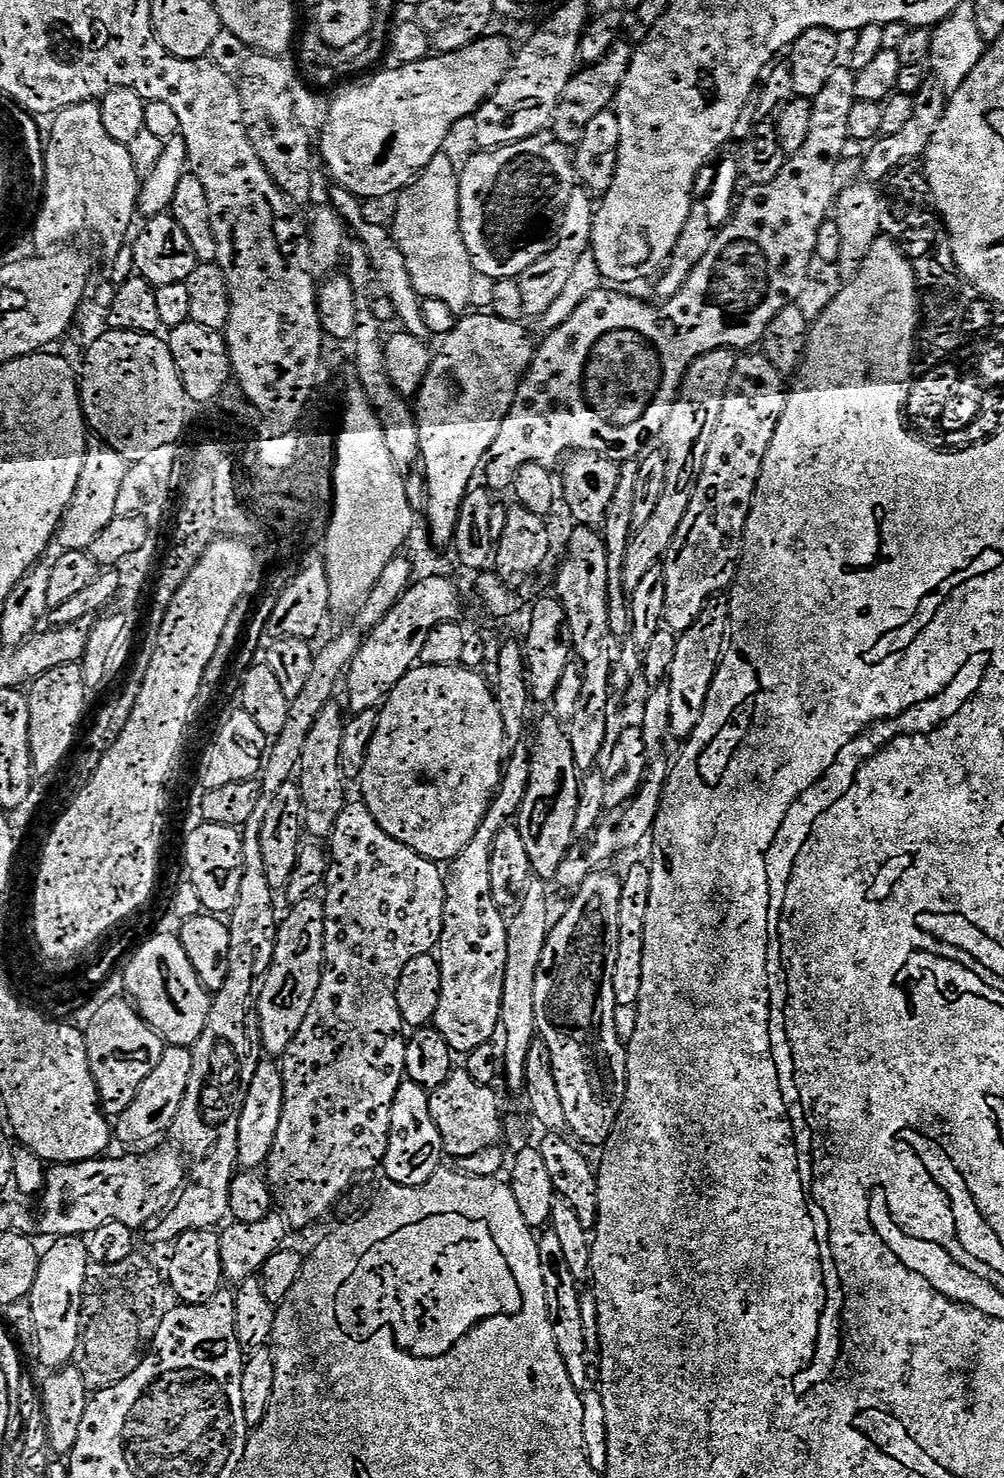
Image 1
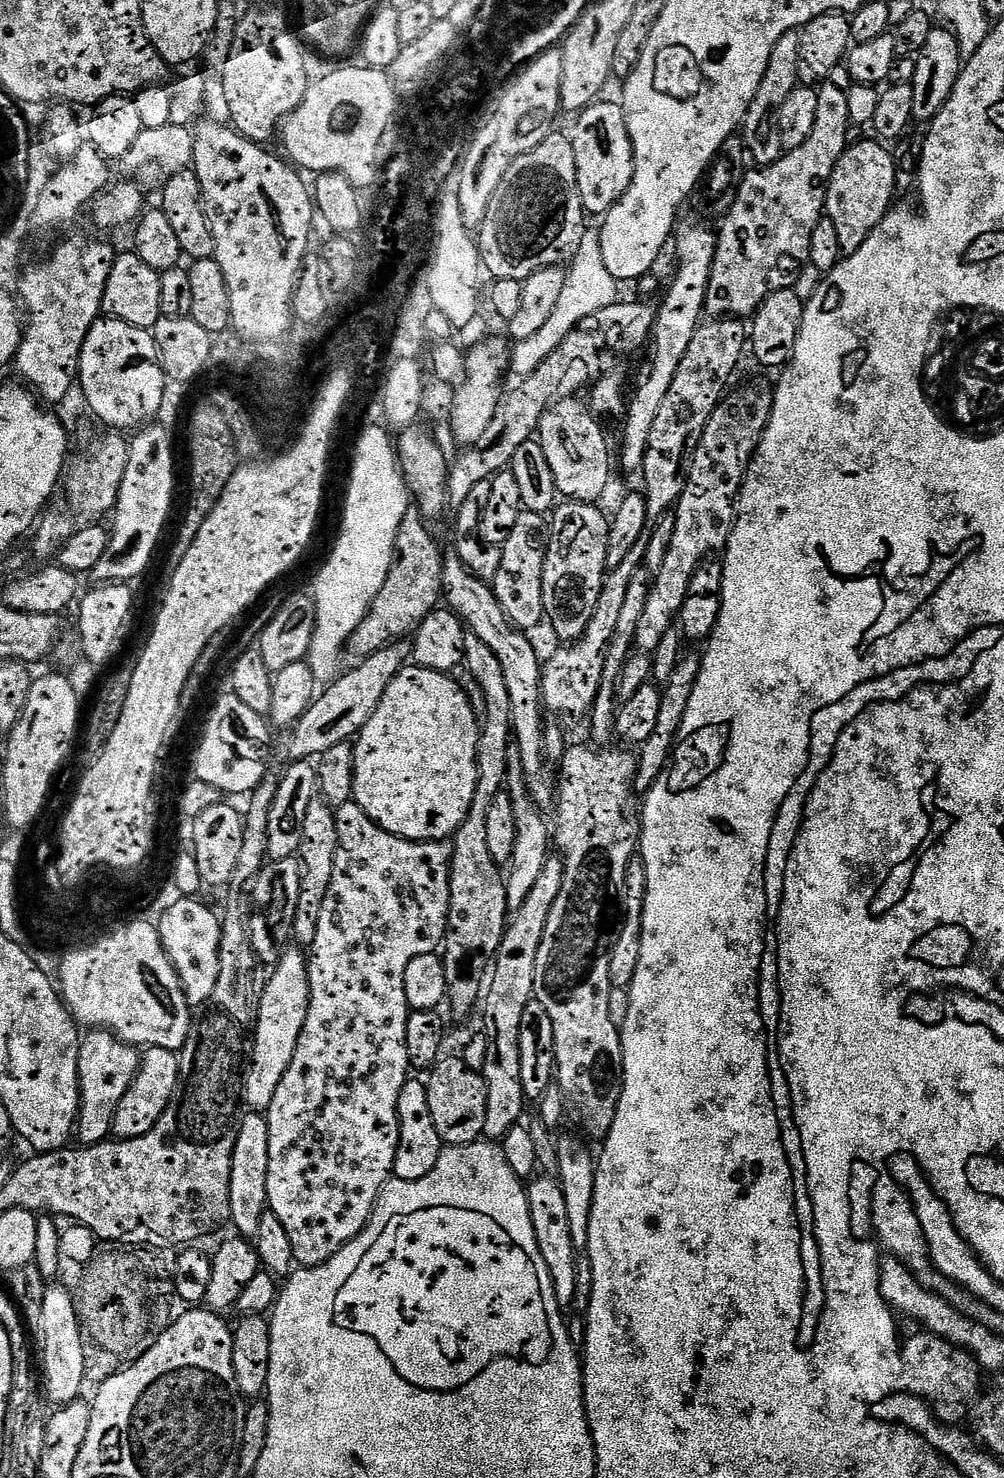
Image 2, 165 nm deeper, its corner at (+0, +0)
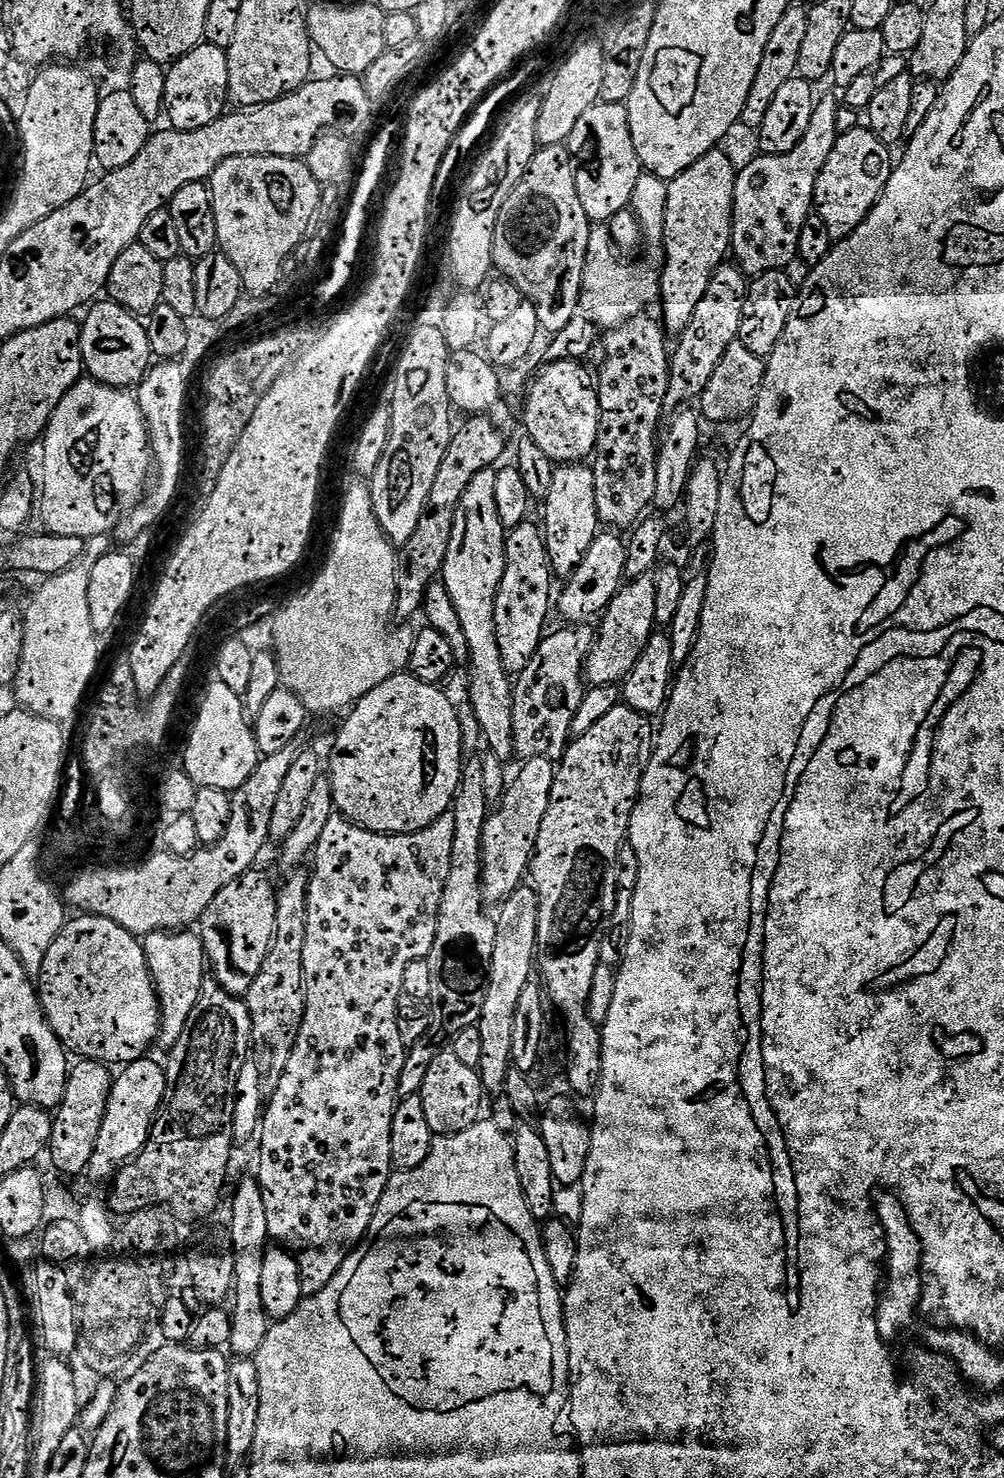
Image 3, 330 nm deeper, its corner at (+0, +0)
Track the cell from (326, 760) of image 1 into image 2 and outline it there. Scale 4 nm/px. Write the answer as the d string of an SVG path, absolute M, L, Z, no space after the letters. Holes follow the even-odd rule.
M323 798L310 802L306 809L306 819L302 822L302 842L298 859L302 869L302 886L298 894L298 910L294 910L292 940L301 949L311 949L314 934L318 934L318 918L322 914L322 902L330 891L330 878L334 878L334 858L338 854L338 826L336 813L331 804Z

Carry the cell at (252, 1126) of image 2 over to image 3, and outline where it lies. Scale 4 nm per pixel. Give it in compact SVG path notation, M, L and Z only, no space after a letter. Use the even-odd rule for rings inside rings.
M257 1177L244 1178L236 1188L236 1197L232 1200L232 1230L230 1229L234 1254L234 1299L236 1305L230 1308L233 1324L233 1336L230 1343L231 1350L236 1351L235 1355L240 1358L255 1357L263 1342L266 1340L270 1327L270 1319L266 1312L266 1307L262 1302L262 1264L263 1255L266 1254L270 1245L268 1234L268 1215L264 1205L264 1192L260 1188L260 1181Z

